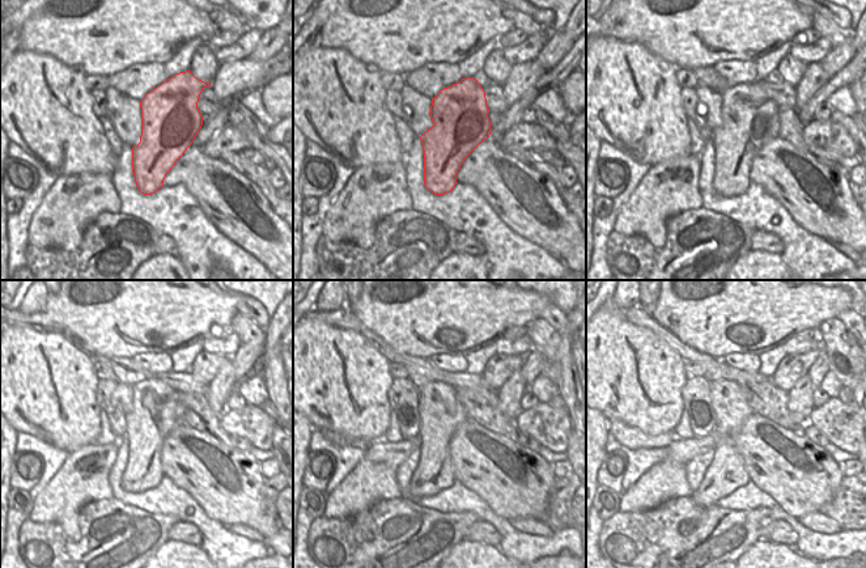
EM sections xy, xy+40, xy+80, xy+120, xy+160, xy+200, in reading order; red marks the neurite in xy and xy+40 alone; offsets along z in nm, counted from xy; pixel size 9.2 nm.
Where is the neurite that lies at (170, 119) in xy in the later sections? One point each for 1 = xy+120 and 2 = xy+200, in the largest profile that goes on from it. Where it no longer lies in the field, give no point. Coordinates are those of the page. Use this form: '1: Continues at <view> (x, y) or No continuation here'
1: Continues at xy+120 (156, 411)
2: Continues at xy+200 (726, 473).

